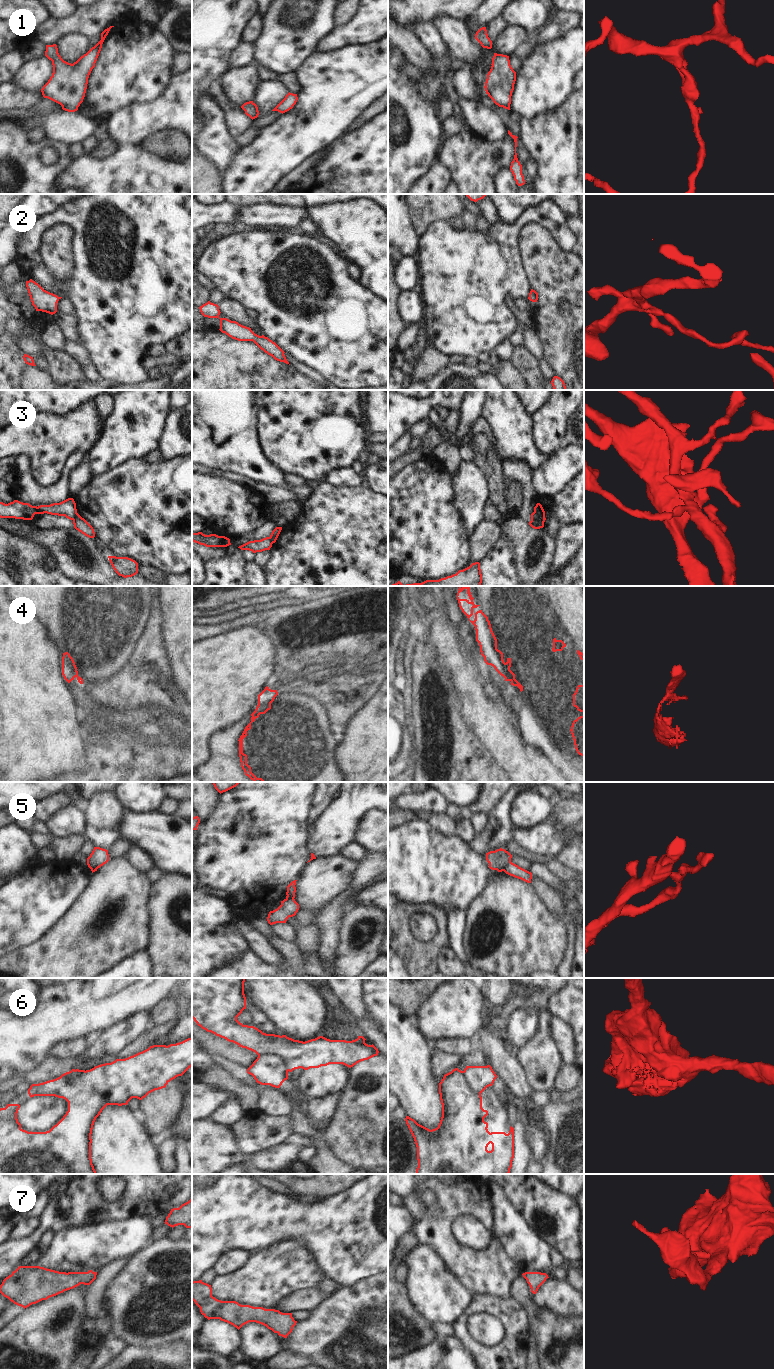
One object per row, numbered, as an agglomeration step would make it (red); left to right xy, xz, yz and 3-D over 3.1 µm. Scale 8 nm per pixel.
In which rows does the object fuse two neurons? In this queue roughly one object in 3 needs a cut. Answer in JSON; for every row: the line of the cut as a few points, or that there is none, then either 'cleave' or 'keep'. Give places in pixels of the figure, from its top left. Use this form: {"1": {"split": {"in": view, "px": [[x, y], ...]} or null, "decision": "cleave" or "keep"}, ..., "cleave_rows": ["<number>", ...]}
{"1": {"split": null, "decision": "keep"}, "2": {"split": null, "decision": "keep"}, "3": {"split": {"in": "yz", "px": [[533, 512], [544, 521]]}, "decision": "cleave"}, "4": {"split": {"in": "yz", "px": [[504, 663], [505, 677]]}, "decision": "cleave"}, "5": {"split": {"in": "yz", "px": [[510, 861], [503, 870]]}, "decision": "cleave"}, "6": {"split": {"in": "xz", "px": [[258, 1055], [278, 1054], [285, 1061], [288, 1070]]}, "decision": "cleave"}, "7": {"split": null, "decision": "keep"}, "cleave_rows": ["3", "4", "5", "6"]}

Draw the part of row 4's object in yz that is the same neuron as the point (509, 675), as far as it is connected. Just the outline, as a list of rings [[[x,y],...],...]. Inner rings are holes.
[[[507,658],[507,662],[505,663],[505,681],[510,681],[511,685],[517,686],[520,691],[523,691],[523,686],[515,679],[515,674],[510,670],[511,667],[511,658]]]

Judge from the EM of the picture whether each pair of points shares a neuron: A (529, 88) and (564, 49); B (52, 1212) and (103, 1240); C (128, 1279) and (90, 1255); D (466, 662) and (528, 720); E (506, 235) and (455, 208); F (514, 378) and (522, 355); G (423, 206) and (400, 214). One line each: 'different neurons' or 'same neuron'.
A: same neuron
B: different neurons
C: different neurons
D: same neuron
E: different neurons
F: different neurons
G: different neurons

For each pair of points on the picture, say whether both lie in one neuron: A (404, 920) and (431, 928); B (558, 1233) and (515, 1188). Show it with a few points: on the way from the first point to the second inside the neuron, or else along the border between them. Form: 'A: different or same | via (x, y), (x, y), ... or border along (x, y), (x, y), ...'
A: different | border along (421, 908), (411, 917), (411, 931), (424, 942)
B: same | via (557, 1219), (529, 1196)

